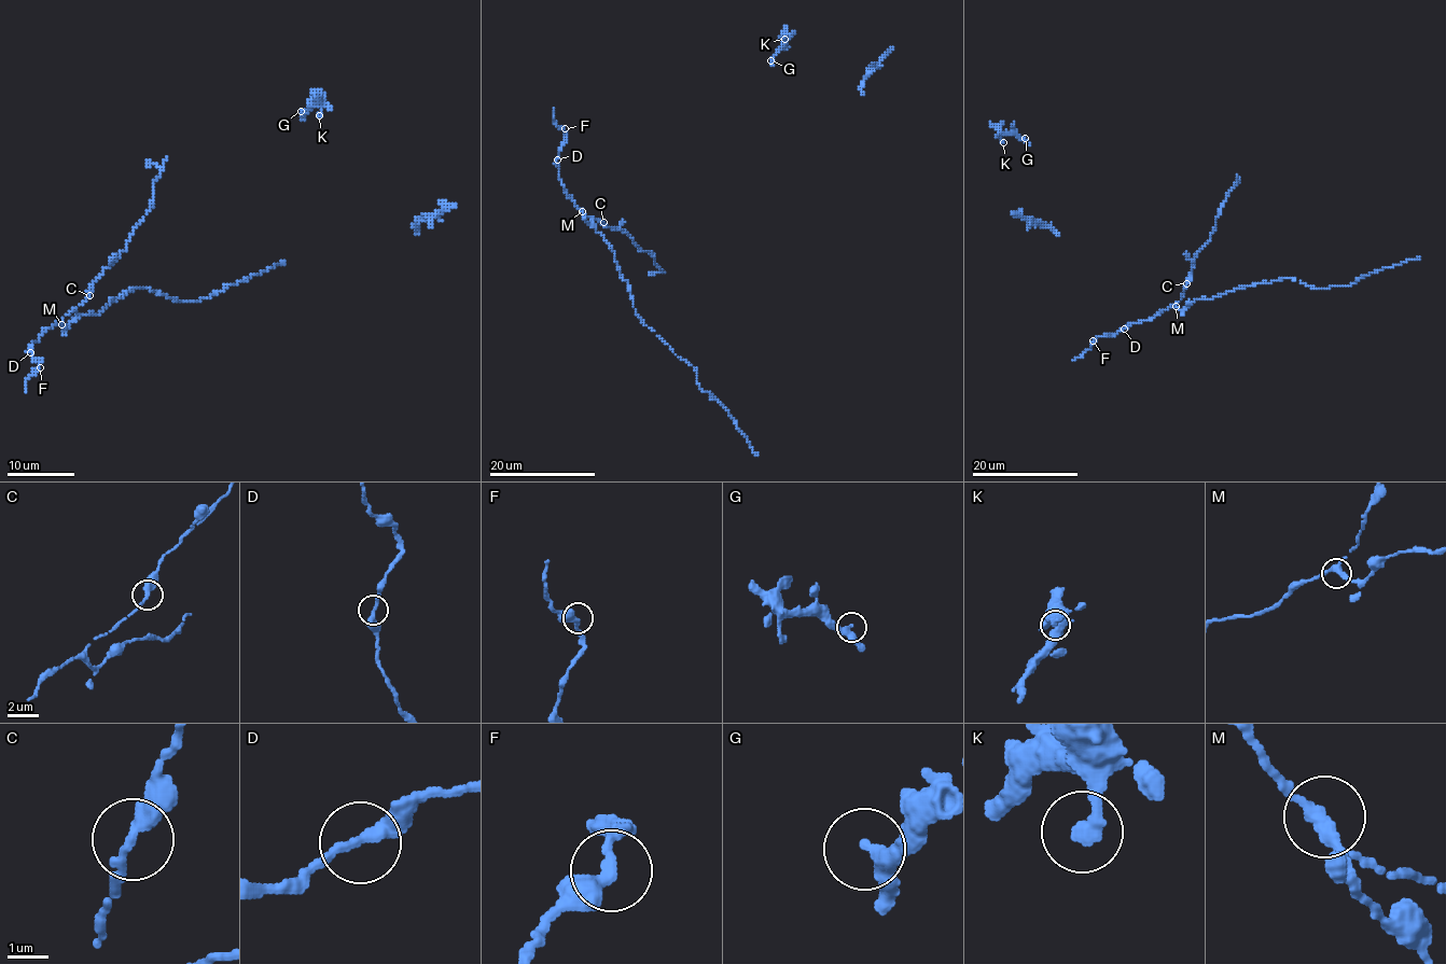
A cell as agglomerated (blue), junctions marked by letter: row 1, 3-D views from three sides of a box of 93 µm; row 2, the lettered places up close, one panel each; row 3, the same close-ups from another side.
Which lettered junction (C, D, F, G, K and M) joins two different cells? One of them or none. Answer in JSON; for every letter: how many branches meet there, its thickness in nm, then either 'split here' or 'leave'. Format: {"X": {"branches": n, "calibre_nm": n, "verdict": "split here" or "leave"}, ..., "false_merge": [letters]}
{"C": {"branches": 2, "calibre_nm": 320, "verdict": "leave"}, "D": {"branches": 2, "calibre_nm": 280, "verdict": "leave"}, "F": {"branches": 2, "calibre_nm": 320, "verdict": "leave"}, "G": {"branches": 2, "calibre_nm": 240, "verdict": "leave"}, "K": {"branches": 1, "calibre_nm": 400, "verdict": "leave"}, "M": {"branches": 2, "calibre_nm": 360, "verdict": "leave"}, "false_merge": []}

